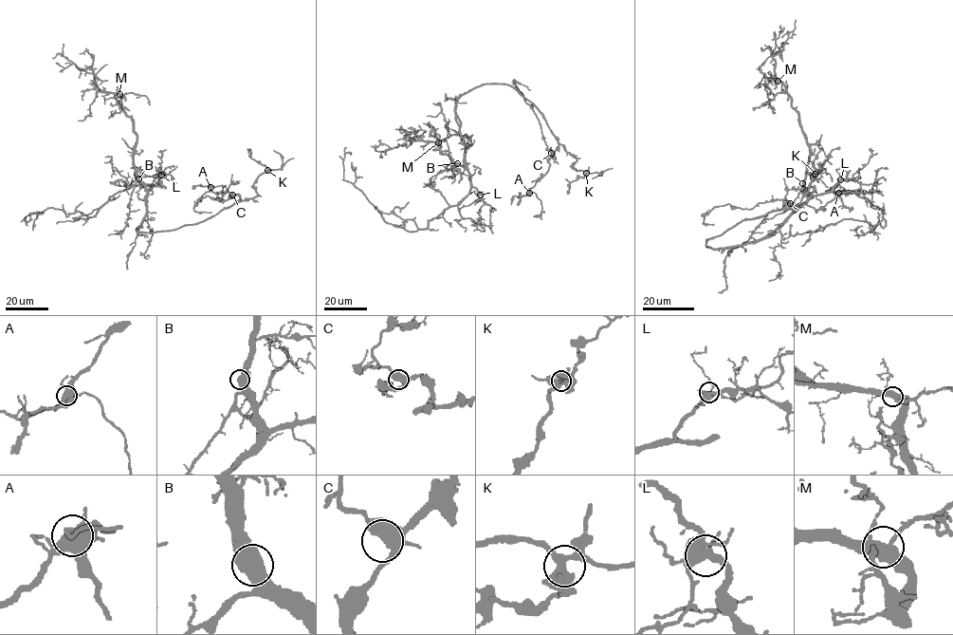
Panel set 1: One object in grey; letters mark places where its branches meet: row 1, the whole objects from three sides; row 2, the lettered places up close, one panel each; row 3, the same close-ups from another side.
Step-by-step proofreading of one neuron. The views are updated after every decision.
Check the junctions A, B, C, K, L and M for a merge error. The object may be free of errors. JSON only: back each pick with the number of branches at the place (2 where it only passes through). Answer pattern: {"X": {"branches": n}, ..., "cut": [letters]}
{"cut": []}

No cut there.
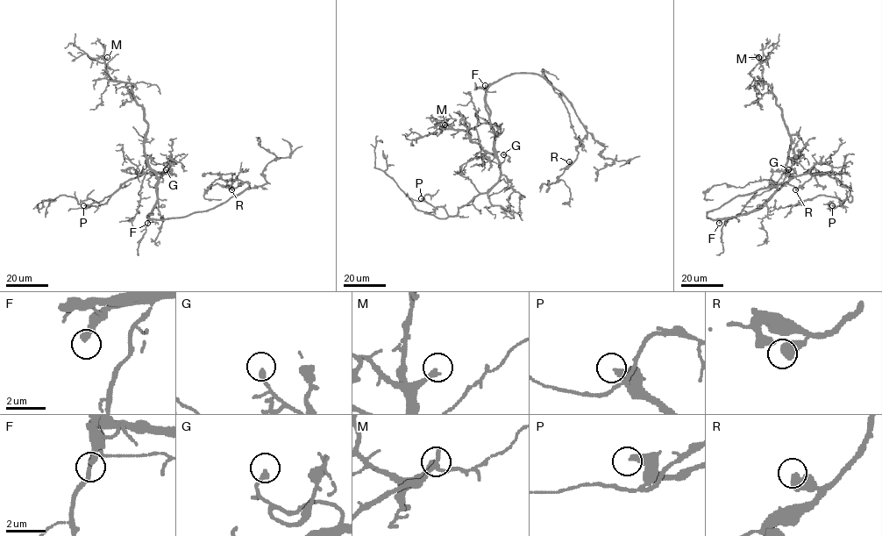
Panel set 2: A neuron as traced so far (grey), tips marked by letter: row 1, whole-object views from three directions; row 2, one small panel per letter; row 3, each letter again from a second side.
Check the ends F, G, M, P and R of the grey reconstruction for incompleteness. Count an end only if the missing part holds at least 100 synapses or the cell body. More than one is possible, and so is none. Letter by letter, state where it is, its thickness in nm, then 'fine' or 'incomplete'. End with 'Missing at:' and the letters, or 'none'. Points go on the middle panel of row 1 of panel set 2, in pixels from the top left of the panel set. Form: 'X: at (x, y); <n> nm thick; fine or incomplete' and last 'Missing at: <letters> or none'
F: at (485, 85); 320 nm thick; incomplete
G: at (503, 154); 240 nm thick; fine
M: at (444, 125); 280 nm thick; fine
P: at (421, 198); 360 nm thick; fine
R: at (569, 161); 550 nm thick; fine
Missing at: F

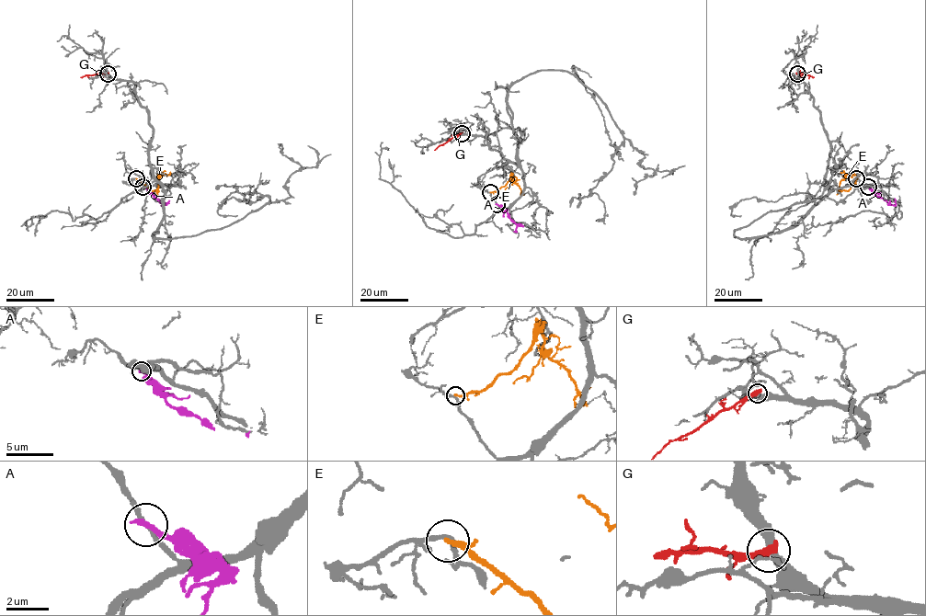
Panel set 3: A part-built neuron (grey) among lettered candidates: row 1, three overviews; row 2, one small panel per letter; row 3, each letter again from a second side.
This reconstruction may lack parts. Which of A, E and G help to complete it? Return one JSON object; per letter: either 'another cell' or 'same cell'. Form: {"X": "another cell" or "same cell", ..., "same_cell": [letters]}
{"A": "another cell", "E": "another cell", "G": "another cell", "same_cell": []}

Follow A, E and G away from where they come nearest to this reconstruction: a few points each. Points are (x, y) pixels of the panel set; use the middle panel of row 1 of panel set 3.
A: (497, 204), (507, 211), (516, 230)
E: (490, 192), (506, 184), (511, 175), (512, 180), (521, 190), (524, 188)
G: (462, 133), (434, 150)

